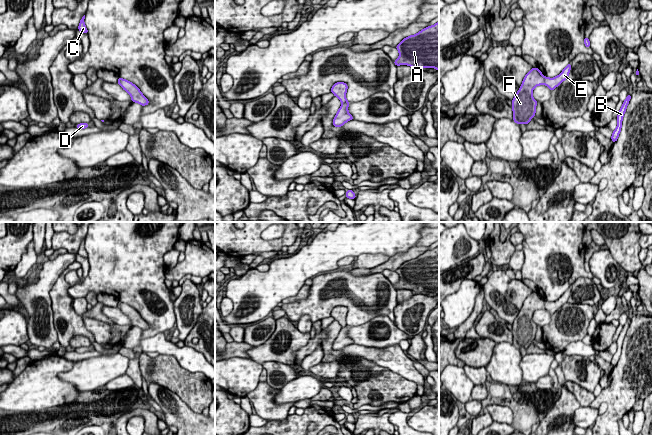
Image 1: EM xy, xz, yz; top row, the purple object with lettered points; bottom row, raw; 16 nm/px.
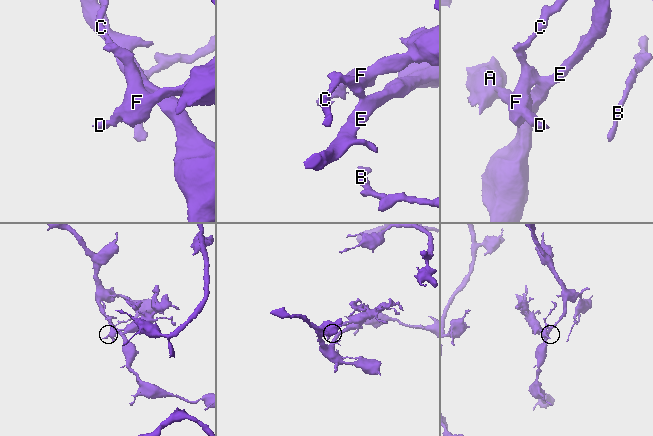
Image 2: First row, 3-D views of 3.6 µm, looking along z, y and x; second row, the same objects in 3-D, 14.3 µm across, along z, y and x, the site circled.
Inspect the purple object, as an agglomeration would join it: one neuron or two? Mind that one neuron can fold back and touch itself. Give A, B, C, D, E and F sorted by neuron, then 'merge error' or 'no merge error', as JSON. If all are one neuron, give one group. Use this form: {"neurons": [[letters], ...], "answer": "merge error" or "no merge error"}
{"neurons": [["A", "C", "D", "F"], ["B", "E"]], "answer": "merge error"}

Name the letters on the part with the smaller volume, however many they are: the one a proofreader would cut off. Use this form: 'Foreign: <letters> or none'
Foreign: A, C, D, F

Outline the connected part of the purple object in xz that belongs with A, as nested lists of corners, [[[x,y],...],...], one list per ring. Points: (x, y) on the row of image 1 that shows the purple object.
[[[439,22],[404,38],[396,49],[399,51],[399,58],[394,61],[396,66],[408,65],[414,70],[435,68],[438,71]]]

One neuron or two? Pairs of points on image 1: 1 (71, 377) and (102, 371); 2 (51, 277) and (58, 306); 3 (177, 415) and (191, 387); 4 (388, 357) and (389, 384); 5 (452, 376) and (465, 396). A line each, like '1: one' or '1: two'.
1: one
2: two
3: two
4: two
5: one

